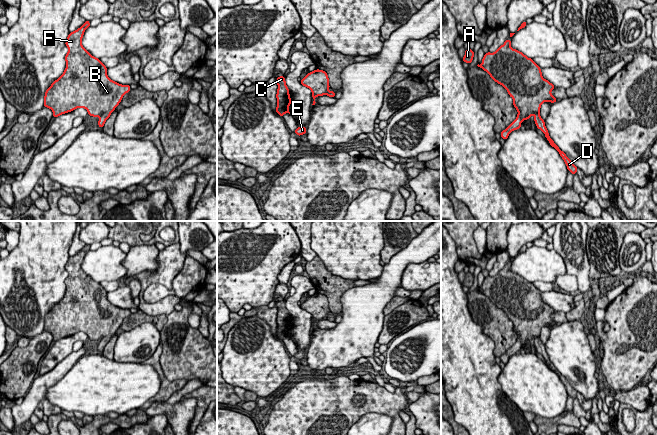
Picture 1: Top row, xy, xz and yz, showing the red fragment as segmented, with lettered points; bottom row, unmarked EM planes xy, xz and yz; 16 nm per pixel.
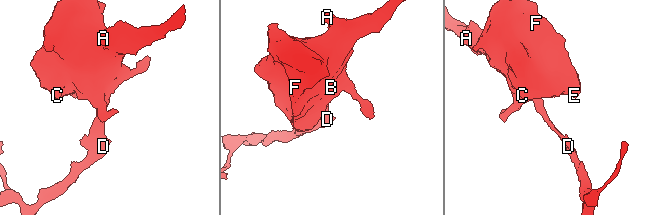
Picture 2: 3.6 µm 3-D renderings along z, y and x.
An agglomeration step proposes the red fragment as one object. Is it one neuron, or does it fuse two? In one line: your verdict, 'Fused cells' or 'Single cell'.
Single cell

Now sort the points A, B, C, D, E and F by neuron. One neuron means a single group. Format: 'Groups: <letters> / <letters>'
Groups: A B C D E F

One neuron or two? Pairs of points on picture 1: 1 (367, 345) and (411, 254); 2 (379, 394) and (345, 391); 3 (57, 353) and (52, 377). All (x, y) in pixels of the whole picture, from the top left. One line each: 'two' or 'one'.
1: one
2: one
3: two

